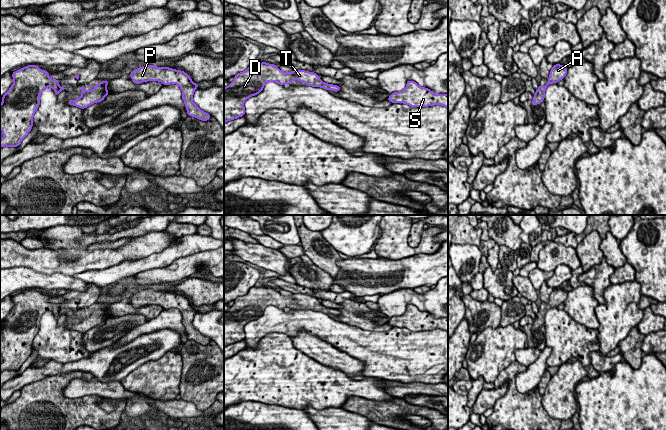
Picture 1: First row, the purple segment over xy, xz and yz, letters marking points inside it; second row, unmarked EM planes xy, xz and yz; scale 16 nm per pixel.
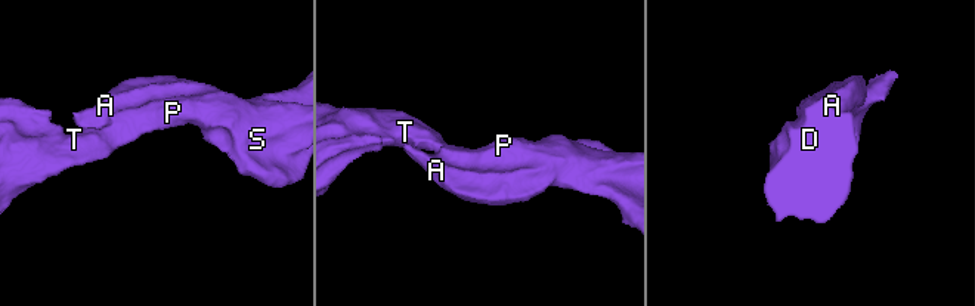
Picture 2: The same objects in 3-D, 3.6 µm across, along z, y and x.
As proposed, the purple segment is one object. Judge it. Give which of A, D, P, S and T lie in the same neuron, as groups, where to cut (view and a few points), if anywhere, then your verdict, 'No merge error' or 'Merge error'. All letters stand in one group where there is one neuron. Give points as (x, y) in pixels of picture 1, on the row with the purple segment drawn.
Groups: A D P S T. No split. No merge error

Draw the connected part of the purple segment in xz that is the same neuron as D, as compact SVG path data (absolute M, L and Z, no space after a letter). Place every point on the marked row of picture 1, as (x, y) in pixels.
M253 62L246 71L237 73L234 80L224 88L224 123L244 116L244 102L262 92L267 82L292 85L293 80L325 90L341 91L338 85L324 83L314 72L305 70L283 72L275 64Z

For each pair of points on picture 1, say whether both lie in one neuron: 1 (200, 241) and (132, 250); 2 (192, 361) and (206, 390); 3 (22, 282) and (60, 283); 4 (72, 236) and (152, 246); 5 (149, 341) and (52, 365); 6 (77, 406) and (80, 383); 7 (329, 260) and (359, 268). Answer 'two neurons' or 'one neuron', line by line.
1: two neurons
2: one neuron
3: one neuron
4: two neurons
5: one neuron
6: two neurons
7: two neurons

